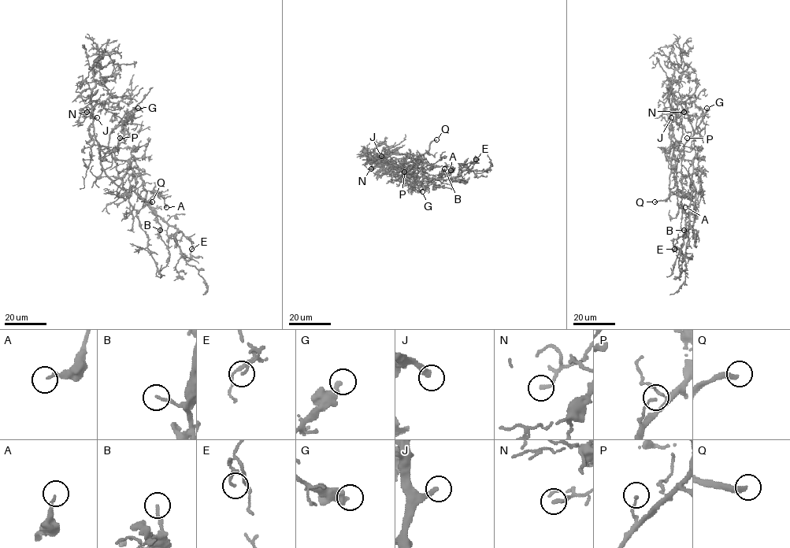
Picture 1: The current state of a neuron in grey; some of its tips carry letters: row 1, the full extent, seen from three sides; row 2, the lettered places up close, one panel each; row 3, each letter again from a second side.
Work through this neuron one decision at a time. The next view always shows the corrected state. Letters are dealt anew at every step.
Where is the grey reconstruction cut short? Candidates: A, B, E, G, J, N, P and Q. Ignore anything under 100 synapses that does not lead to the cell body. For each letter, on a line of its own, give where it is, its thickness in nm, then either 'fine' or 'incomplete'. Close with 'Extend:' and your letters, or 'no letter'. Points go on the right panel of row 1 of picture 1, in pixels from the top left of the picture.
A: at (685, 207); 150 nm thick; fine
B: at (684, 230); 150 nm thick; fine
E: at (674, 249); 120 nm thick; fine
G: at (706, 108); 360 nm thick; fine
J: at (671, 117); 280 nm thick; incomplete
N: at (684, 112); 200 nm thick; fine
P: at (687, 138); 120 nm thick; fine
Q: at (654, 201); 300 nm thick; incomplete
Extend: J, Q

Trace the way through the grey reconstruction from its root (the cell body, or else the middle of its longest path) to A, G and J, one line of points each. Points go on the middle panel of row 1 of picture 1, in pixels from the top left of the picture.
A: (407, 174), (414, 178), (426, 176), (432, 179), (446, 176), (450, 170)
G: (407, 174), (398, 168), (409, 179), (410, 186), (422, 191)
J: (407, 174), (396, 164), (388, 163), (381, 156)

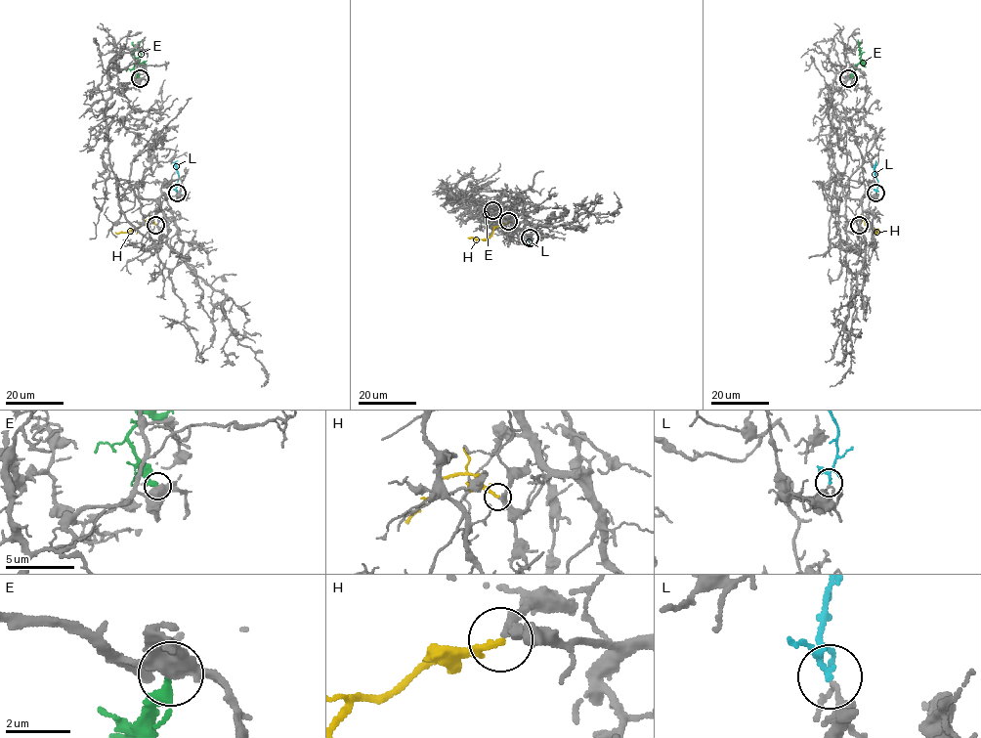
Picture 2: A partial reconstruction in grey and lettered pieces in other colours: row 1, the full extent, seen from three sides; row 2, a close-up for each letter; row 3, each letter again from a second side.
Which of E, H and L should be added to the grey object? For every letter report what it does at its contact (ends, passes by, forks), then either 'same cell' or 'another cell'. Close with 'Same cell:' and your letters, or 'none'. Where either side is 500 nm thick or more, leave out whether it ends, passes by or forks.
E: another cell
H: it passes by; same cell
L: it forks; same cell
Same cell: H, L

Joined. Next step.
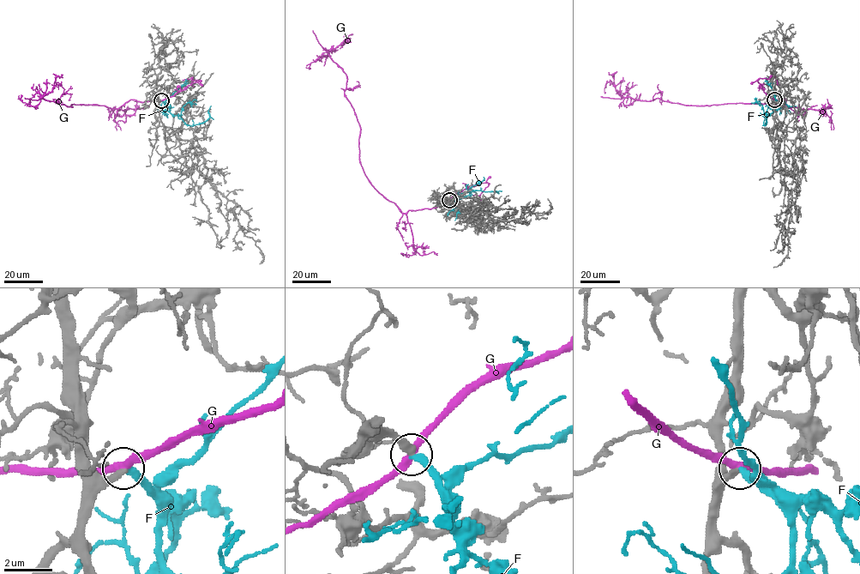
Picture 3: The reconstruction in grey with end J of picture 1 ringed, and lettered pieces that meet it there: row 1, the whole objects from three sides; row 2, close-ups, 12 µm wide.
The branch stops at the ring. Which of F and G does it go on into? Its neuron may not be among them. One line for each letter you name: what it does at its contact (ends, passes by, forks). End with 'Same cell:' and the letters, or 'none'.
F: it ends
Same cell: F

